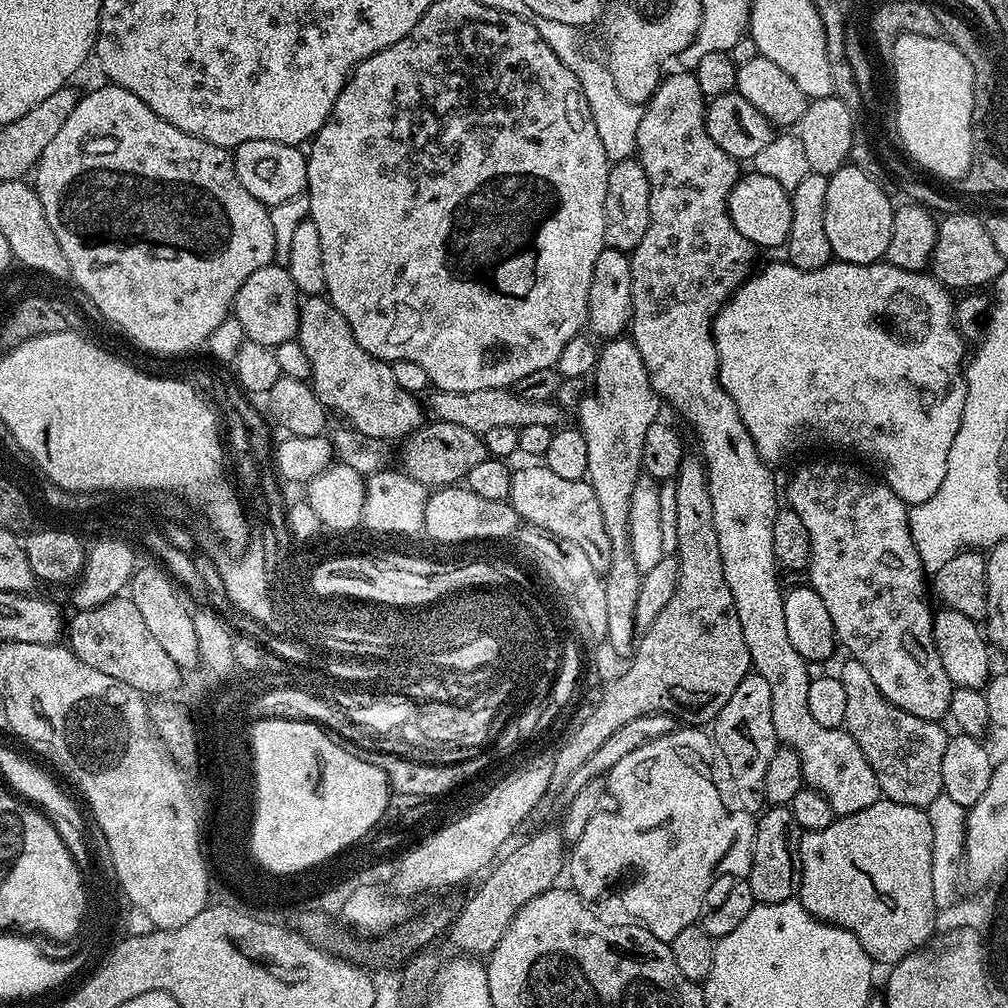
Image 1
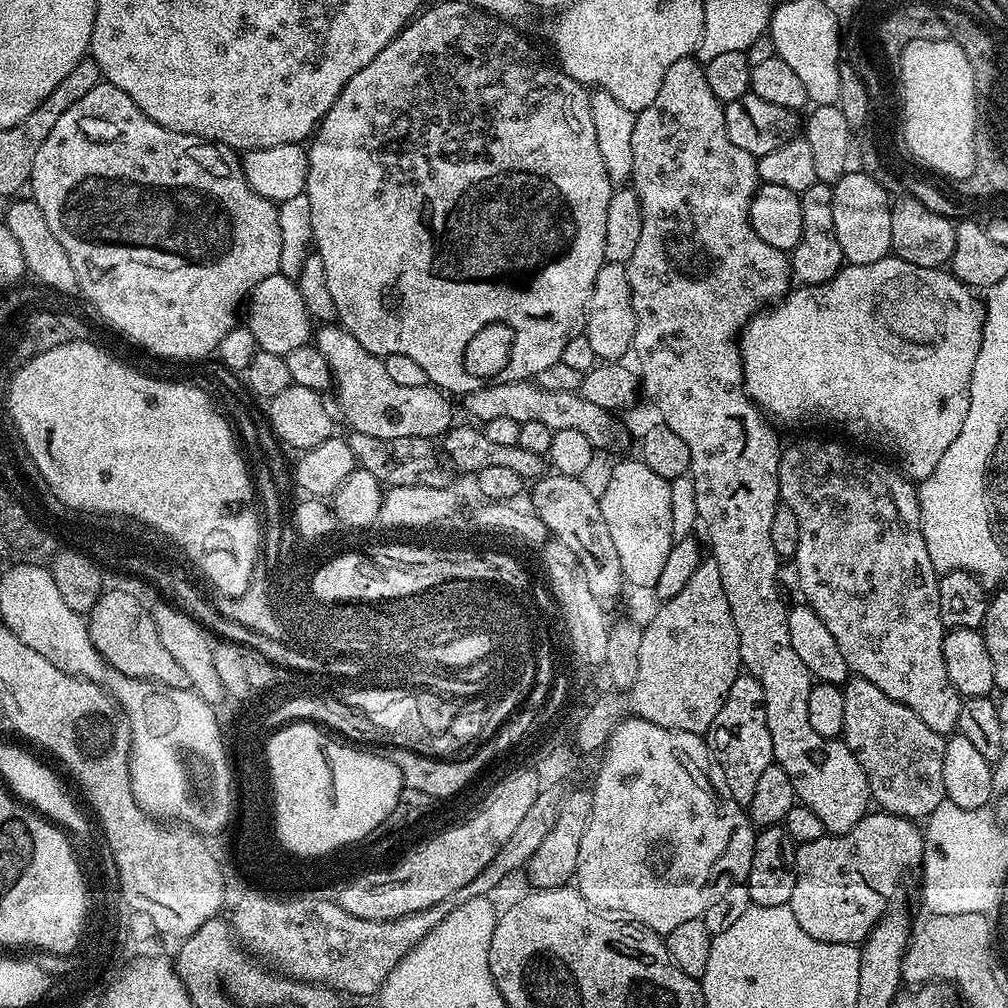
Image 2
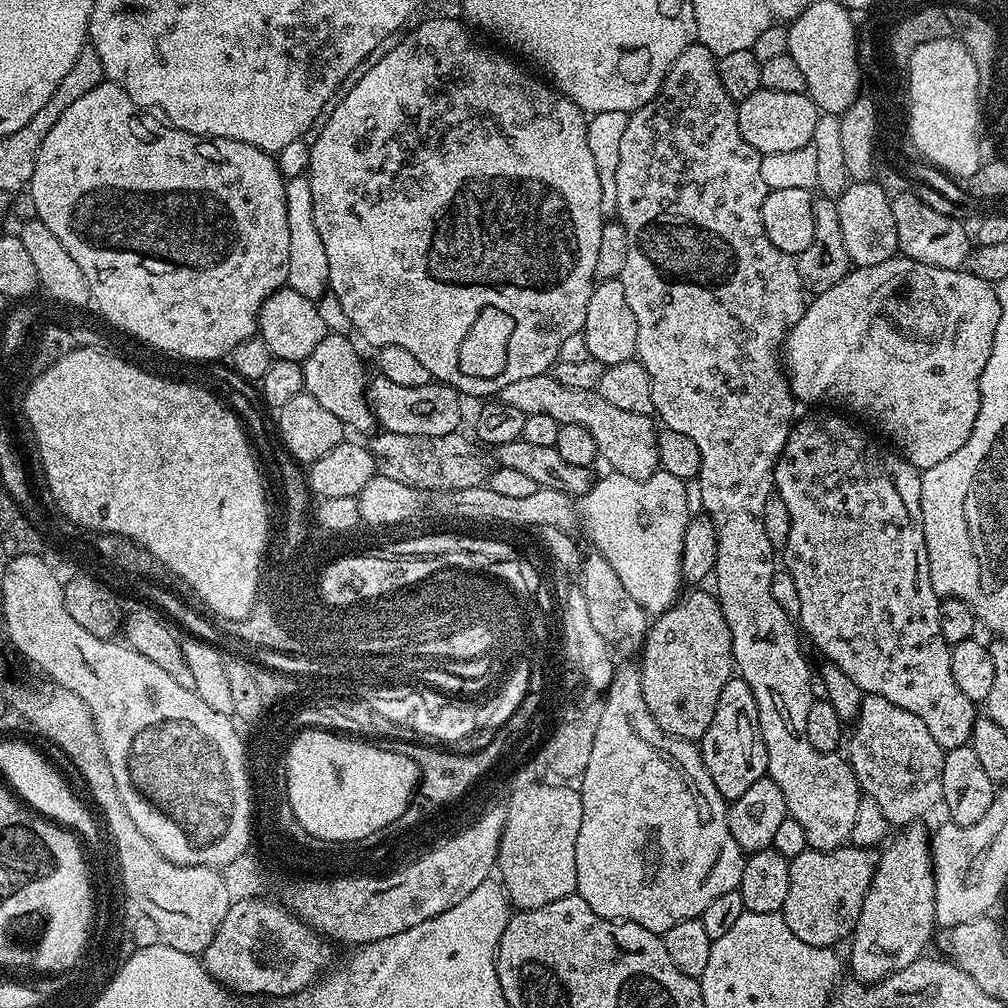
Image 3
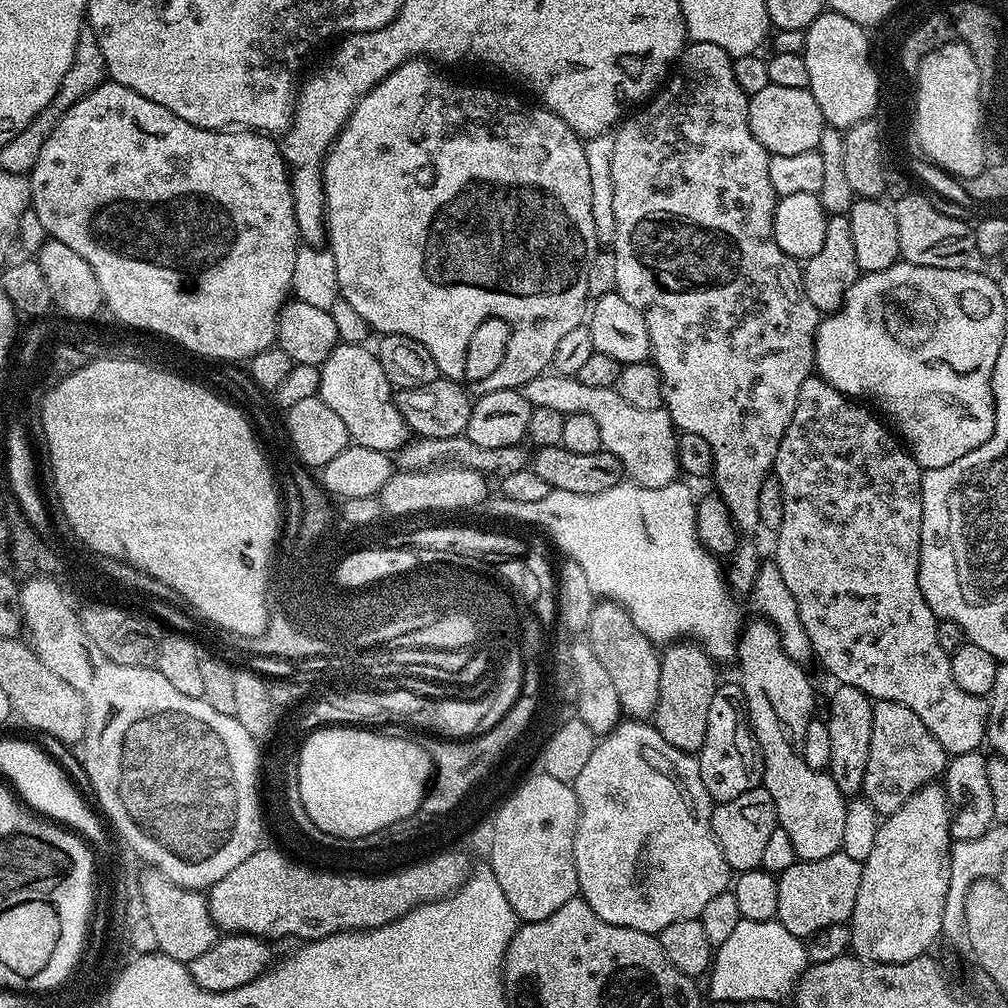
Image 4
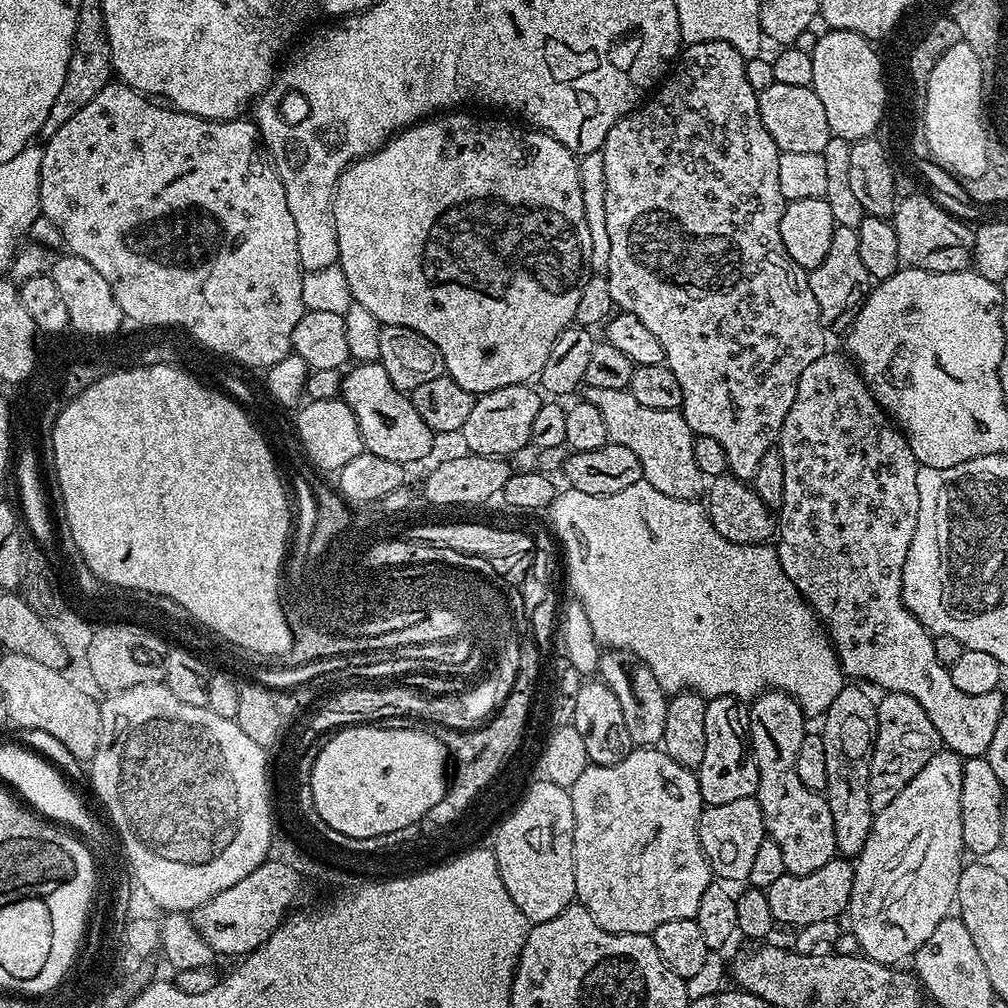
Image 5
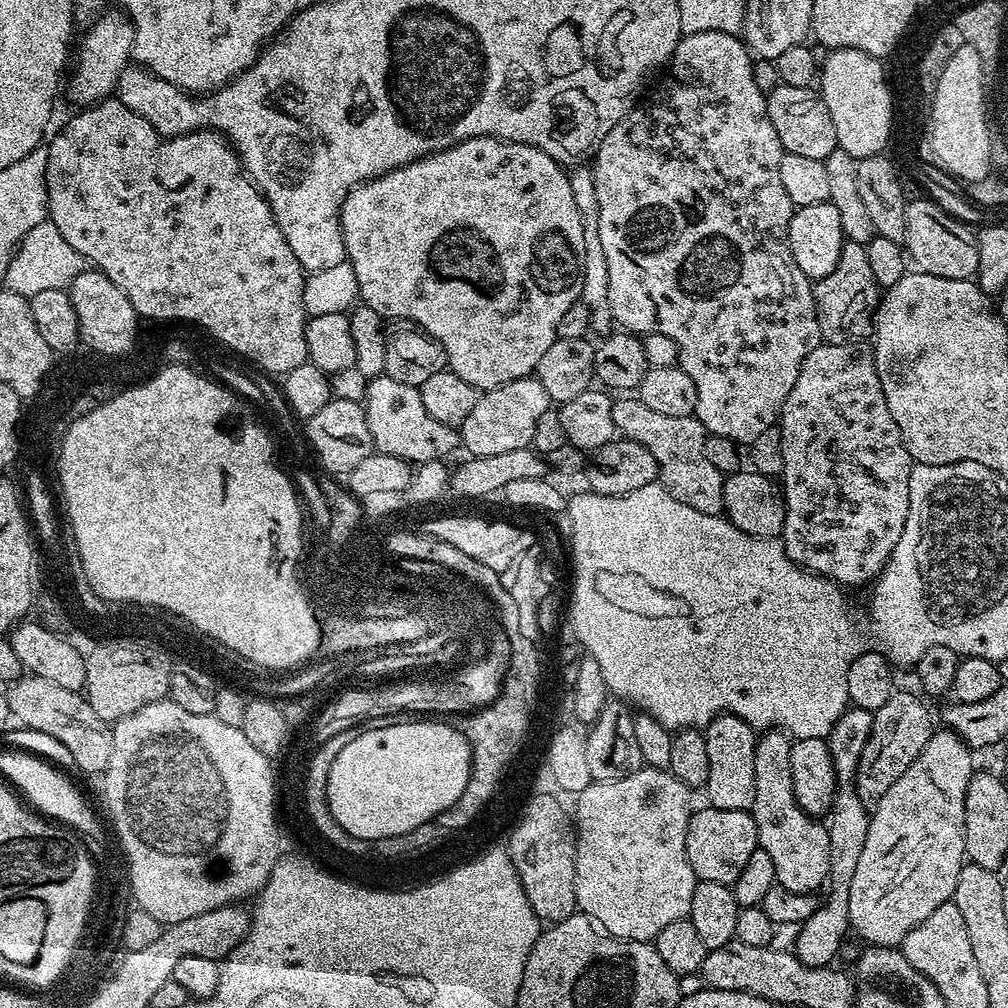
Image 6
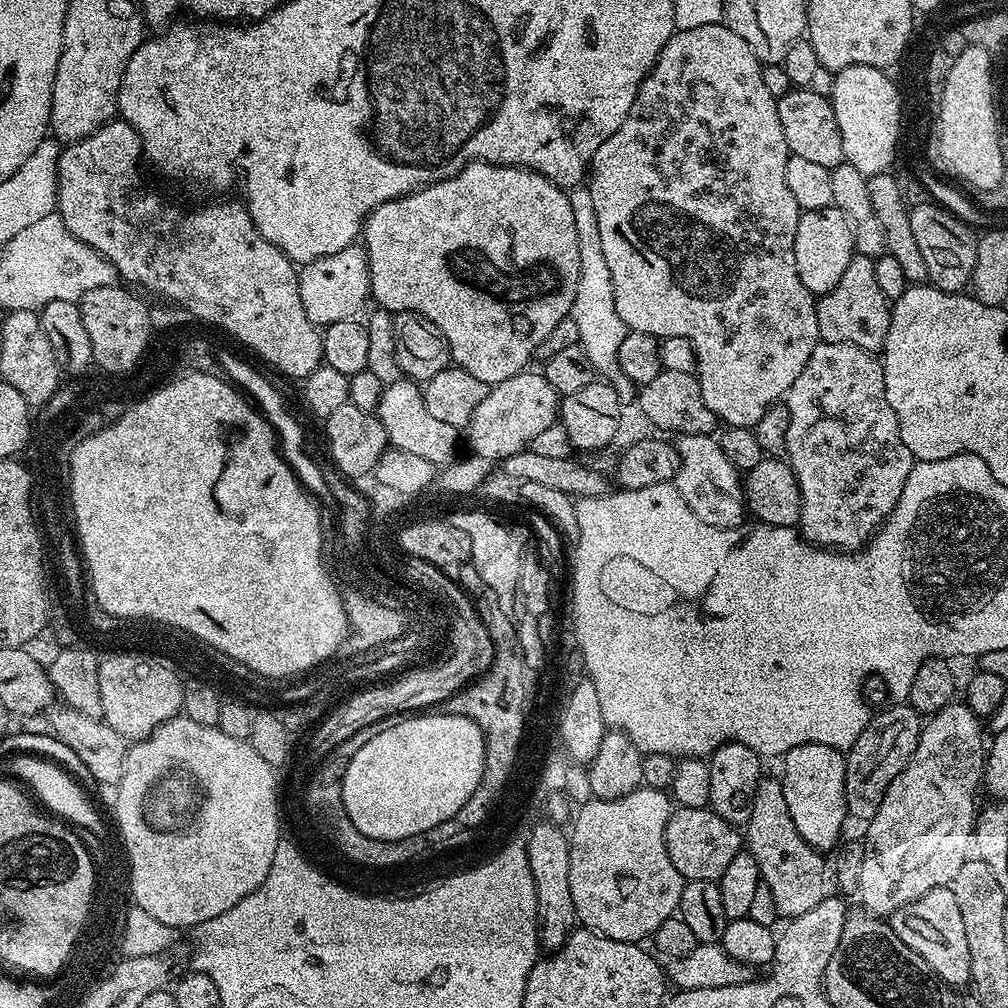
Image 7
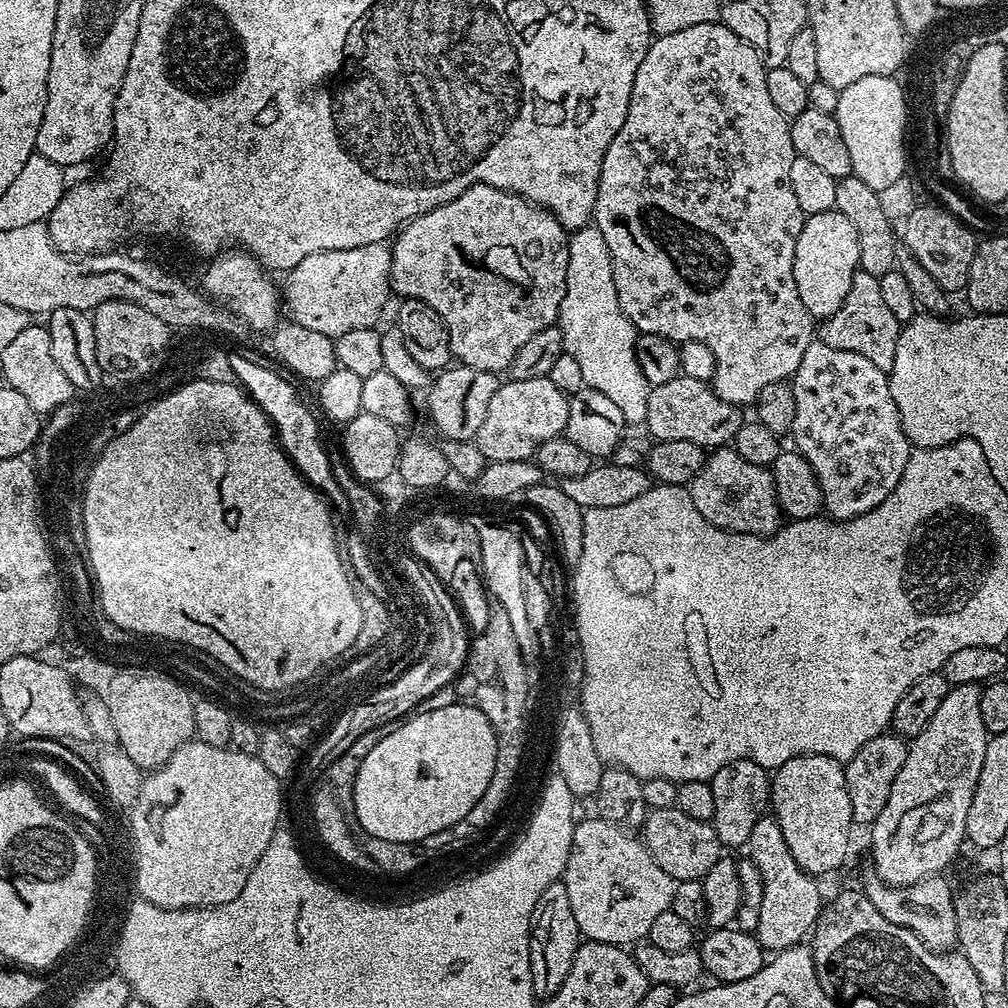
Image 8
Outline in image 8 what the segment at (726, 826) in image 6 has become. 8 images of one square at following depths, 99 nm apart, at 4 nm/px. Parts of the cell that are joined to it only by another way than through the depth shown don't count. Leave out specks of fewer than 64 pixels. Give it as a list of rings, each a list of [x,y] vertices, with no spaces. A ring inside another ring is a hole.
[[[676,807],[651,809],[644,817],[642,839],[654,862],[658,862],[658,866],[662,866],[662,870],[677,882],[703,880],[706,870],[710,870],[722,854],[720,839],[711,823],[690,818],[690,814],[682,814],[682,810]]]

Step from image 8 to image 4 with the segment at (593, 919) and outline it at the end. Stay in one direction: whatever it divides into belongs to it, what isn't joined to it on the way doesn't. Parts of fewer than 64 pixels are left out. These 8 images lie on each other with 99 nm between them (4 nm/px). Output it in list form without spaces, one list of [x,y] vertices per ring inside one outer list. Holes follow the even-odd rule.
[[[631,718],[621,719],[620,723],[616,725],[616,729],[595,745],[590,758],[586,761],[586,766],[583,767],[582,772],[575,780],[575,789],[580,807],[576,841],[574,842],[574,862],[580,883],[579,895],[592,907],[594,914],[598,914],[598,918],[602,918],[614,926],[626,926],[630,930],[642,930],[643,932],[658,934],[663,928],[670,926],[670,922],[698,920],[702,910],[706,910],[710,898],[714,898],[714,894],[729,891],[730,869],[712,833],[714,801],[706,790],[706,782],[702,782],[699,759],[695,755],[670,746],[670,742],[666,742],[666,738],[662,738],[660,731],[651,723]]]

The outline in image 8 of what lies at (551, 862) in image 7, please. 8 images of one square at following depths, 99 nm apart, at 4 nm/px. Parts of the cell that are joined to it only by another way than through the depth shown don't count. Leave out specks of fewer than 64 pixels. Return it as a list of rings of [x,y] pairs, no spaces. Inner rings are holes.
[[[563,879],[555,880],[534,906],[532,933],[530,934],[530,982],[532,995],[537,1001],[549,1000],[558,992],[558,986],[566,982],[574,954],[580,949],[582,937],[578,922],[574,922],[574,910],[570,910],[570,897],[566,895]]]

